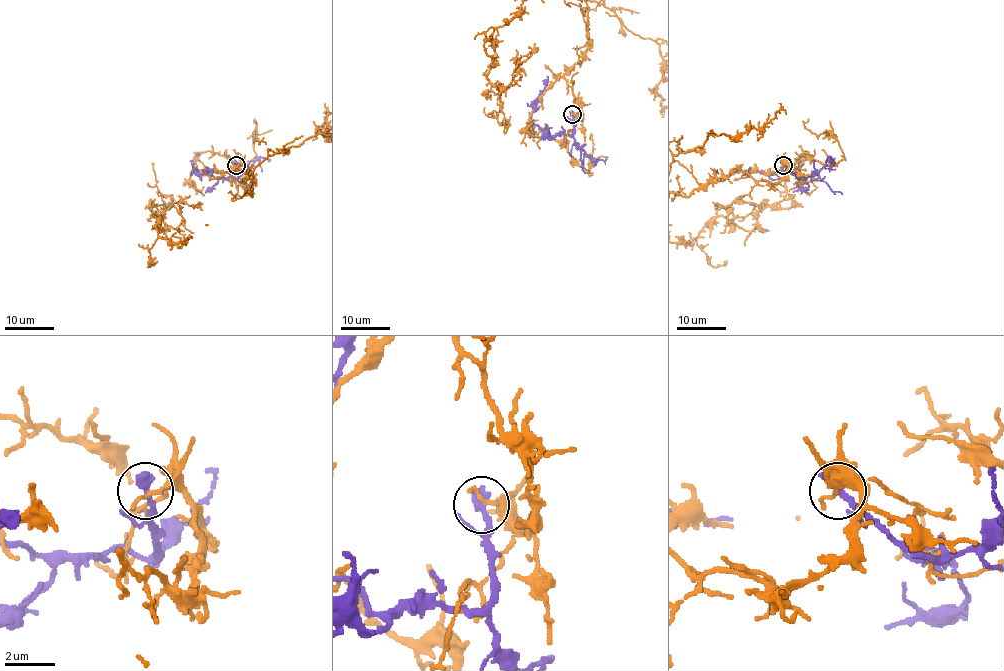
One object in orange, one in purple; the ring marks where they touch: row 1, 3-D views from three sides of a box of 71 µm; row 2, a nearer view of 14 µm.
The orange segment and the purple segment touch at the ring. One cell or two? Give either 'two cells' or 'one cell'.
two cells

